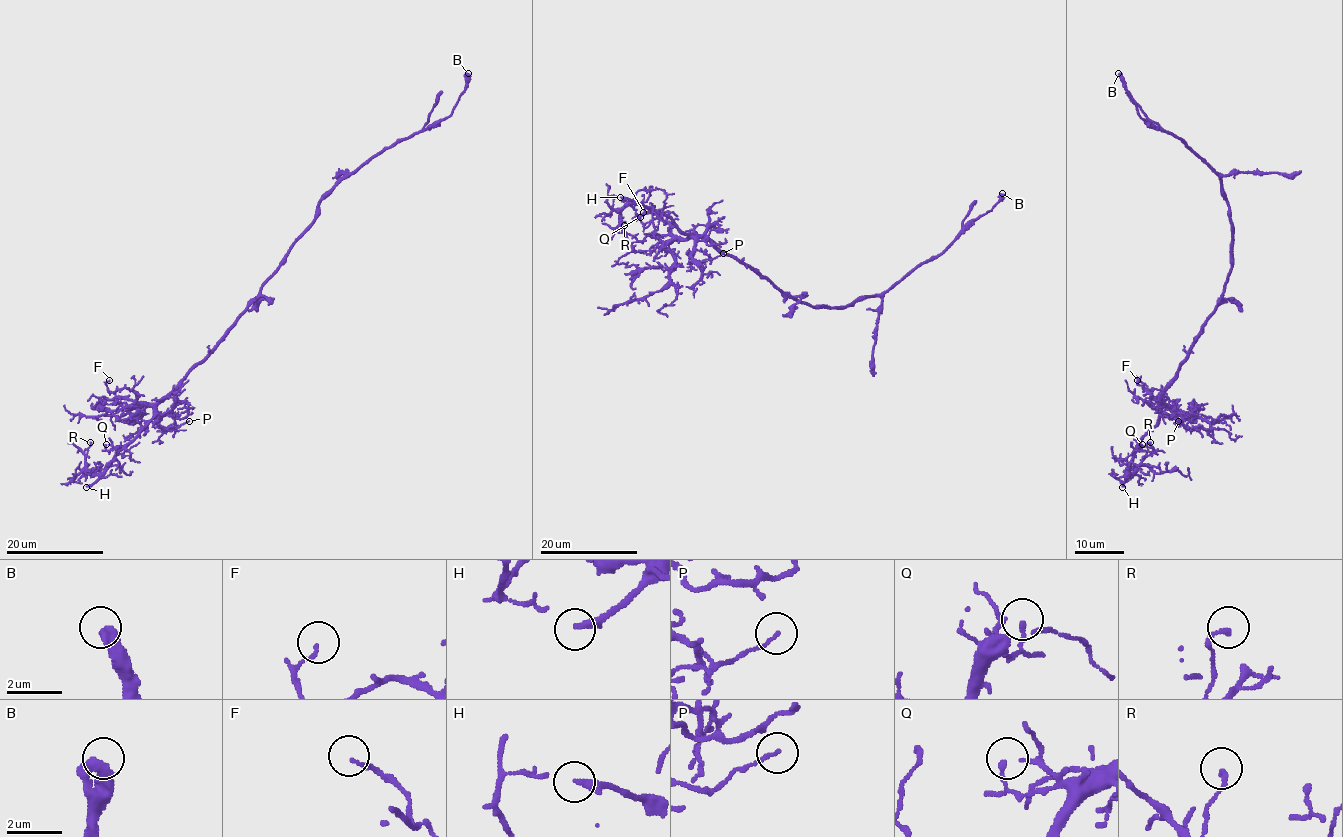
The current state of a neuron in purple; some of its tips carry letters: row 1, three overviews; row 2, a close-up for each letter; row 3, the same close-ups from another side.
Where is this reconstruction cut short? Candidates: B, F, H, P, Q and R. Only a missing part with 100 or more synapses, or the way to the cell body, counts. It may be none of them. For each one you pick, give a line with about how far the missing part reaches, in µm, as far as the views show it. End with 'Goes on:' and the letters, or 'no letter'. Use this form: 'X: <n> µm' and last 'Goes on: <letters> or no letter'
H: 15 µm
Goes on: H

